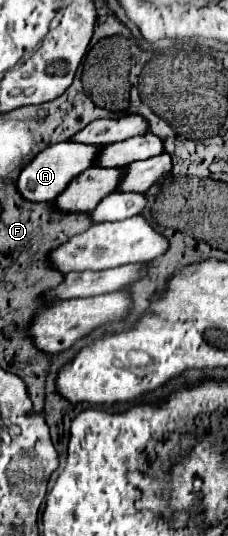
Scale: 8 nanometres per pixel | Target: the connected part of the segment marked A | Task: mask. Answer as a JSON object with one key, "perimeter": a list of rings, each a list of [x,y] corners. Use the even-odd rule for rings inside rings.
{"perimeter":[[[76,142],[54,144],[54,146],[46,148],[46,150],[42,150],[40,154],[36,154],[22,168],[22,172],[20,172],[18,180],[16,180],[16,188],[18,188],[18,192],[22,194],[24,200],[50,202],[66,188],[66,184],[70,184],[72,178],[76,178],[80,172],[84,172],[86,168],[92,166],[98,150],[100,150],[100,146],[92,146],[92,144],[76,144]]]}

